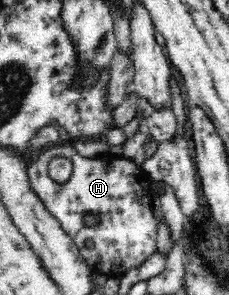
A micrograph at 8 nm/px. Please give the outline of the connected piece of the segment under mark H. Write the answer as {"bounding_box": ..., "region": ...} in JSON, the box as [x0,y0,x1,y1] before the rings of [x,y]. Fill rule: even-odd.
{"bounding_box":[28,145,159,274],"region":[[[56,145],[36,157],[28,168],[30,185],[34,192],[41,197],[41,201],[50,214],[61,224],[66,234],[75,242],[80,256],[88,267],[99,273],[122,274],[128,270],[138,269],[154,253],[157,253],[159,221],[154,216],[153,201],[148,194],[151,179],[141,166],[126,157],[84,157],[74,146]],[[54,157],[69,157],[73,163],[72,174],[67,181],[59,183],[48,174],[48,164]],[[94,216],[96,224],[88,225],[85,218]],[[95,240],[96,248],[89,249],[88,241]]]}

